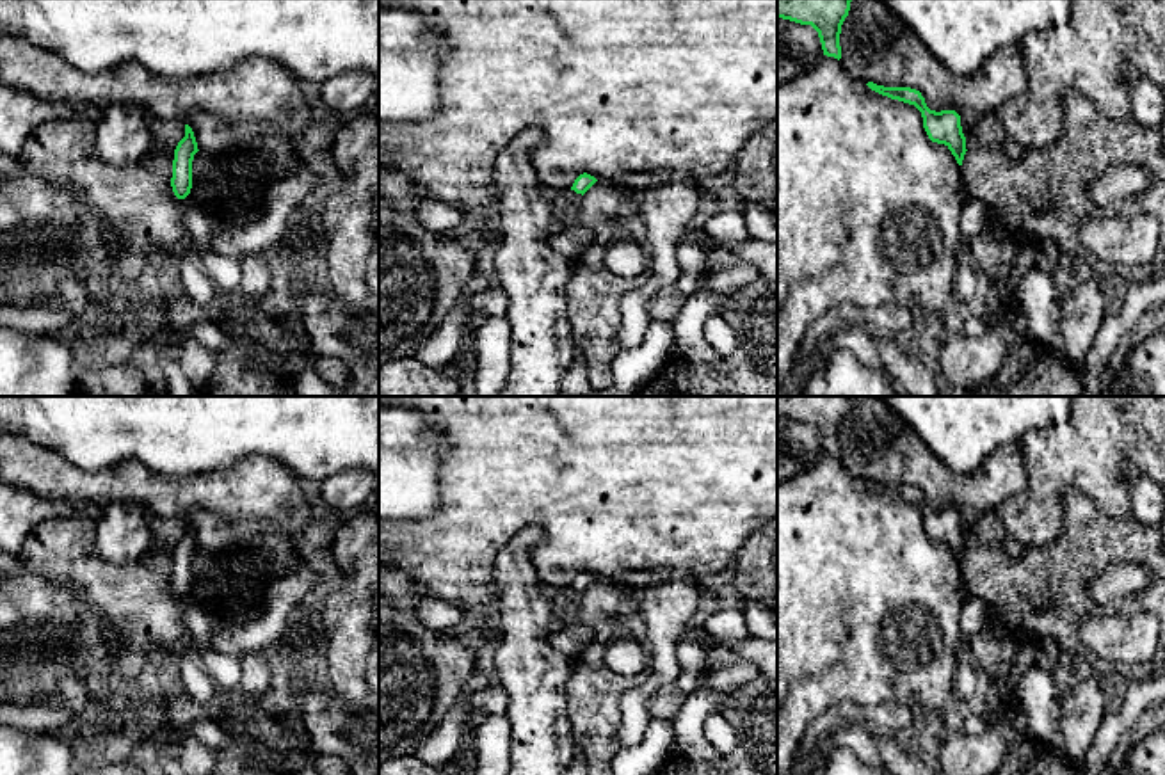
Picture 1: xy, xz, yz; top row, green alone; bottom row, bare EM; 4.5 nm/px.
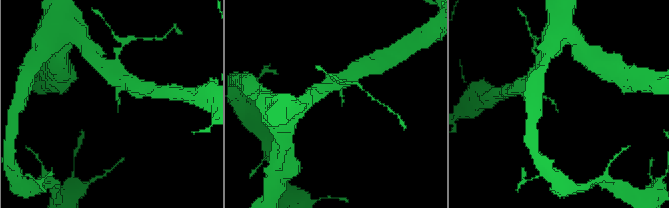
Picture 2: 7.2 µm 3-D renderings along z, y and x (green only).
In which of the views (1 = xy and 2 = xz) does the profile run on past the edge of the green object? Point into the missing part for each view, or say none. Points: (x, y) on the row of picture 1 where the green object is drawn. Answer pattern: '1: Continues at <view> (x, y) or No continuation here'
1: No continuation here
2: No continuation here

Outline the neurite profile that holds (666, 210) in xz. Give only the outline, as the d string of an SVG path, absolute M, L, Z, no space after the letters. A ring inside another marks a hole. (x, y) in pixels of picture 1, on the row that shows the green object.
M667 183L631 190L646 226L651 254L647 281L628 292L621 302L621 329L617 348L630 350L644 341L649 325L649 299L665 284L674 284L681 276L676 247L688 229L688 220L699 212L701 194L692 183Z

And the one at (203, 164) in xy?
M197 151L192 160L192 180L197 183L205 180L212 171L221 171L222 162L219 153Z

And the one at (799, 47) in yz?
M777 18L777 85L804 75L822 57L822 43L811 25Z

